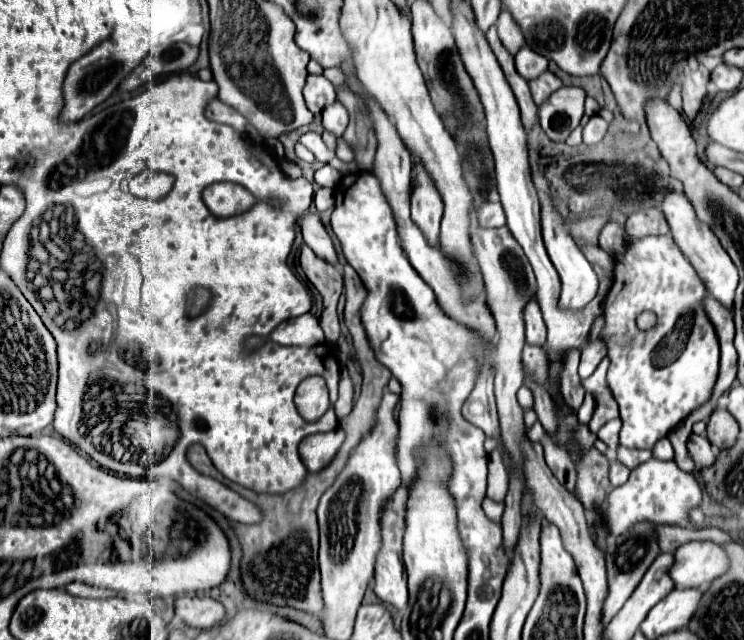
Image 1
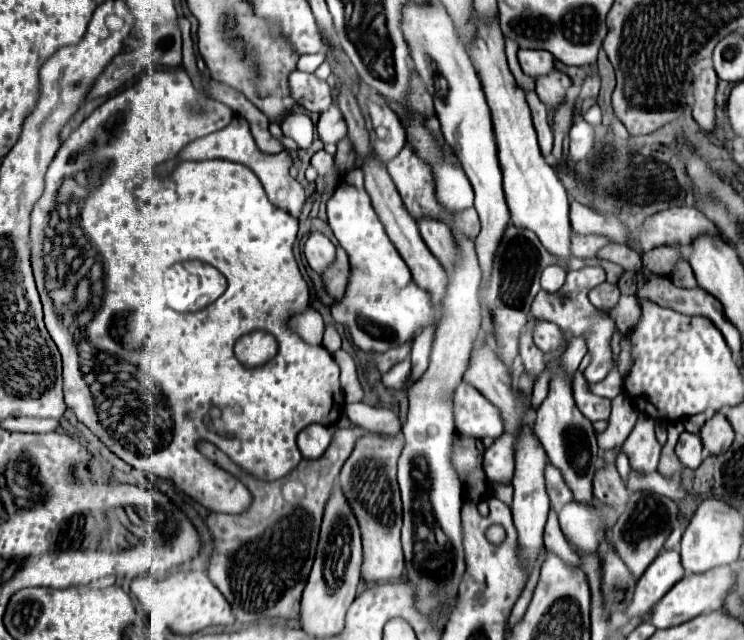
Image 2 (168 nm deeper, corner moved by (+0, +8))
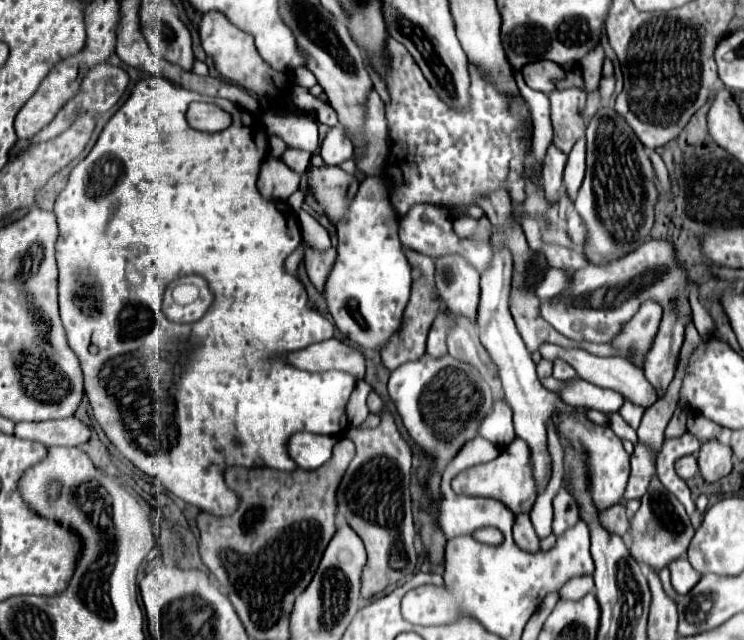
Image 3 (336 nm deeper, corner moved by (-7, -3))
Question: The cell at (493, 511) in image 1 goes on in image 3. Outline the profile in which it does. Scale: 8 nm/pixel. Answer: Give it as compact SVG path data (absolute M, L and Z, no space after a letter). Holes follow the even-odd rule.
M485 527L485 529L479 529L473 533L473 537L479 541L479 543L487 543L487 545L501 545L503 543L503 535L499 529L495 527Z

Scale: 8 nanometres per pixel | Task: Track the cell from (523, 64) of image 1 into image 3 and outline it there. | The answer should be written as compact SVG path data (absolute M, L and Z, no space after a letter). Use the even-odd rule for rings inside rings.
M535 61L529 63L521 69L525 83L531 89L537 89L541 93L551 93L555 89L555 83L559 79L563 79L565 71L561 69L561 65L551 63L551 61Z

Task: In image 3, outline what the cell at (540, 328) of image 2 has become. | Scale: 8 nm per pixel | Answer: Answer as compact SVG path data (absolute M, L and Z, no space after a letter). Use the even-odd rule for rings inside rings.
M549 343L541 345L539 353L541 353L541 357L551 359L551 361L557 359L557 357L565 359L577 371L577 375L581 379L585 379L585 381L589 381L589 383L593 383L597 387L603 387L603 389L613 389L613 391L621 393L627 401L631 401L631 403L635 403L635 405L639 405L643 409L651 407L657 401L657 393L655 393L653 385L645 379L643 371L637 369L635 365L631 365L627 359L621 359L621 357L595 357L595 355L583 351L583 349L563 349L563 347L549 345Z

